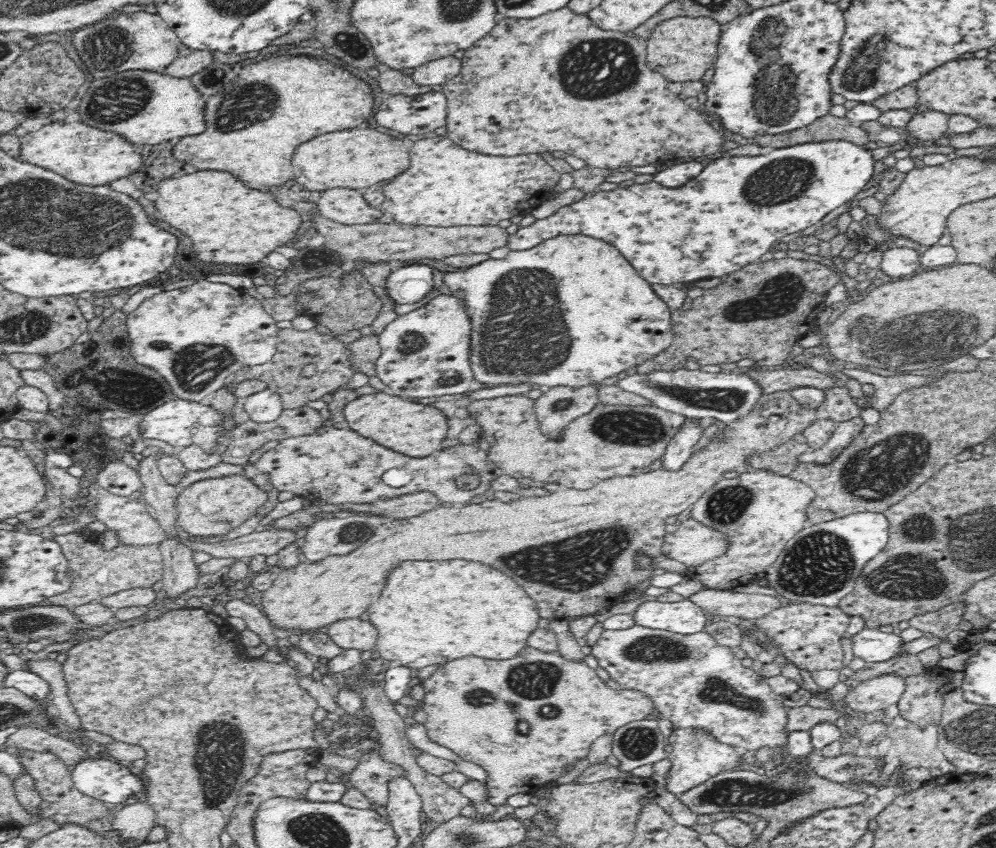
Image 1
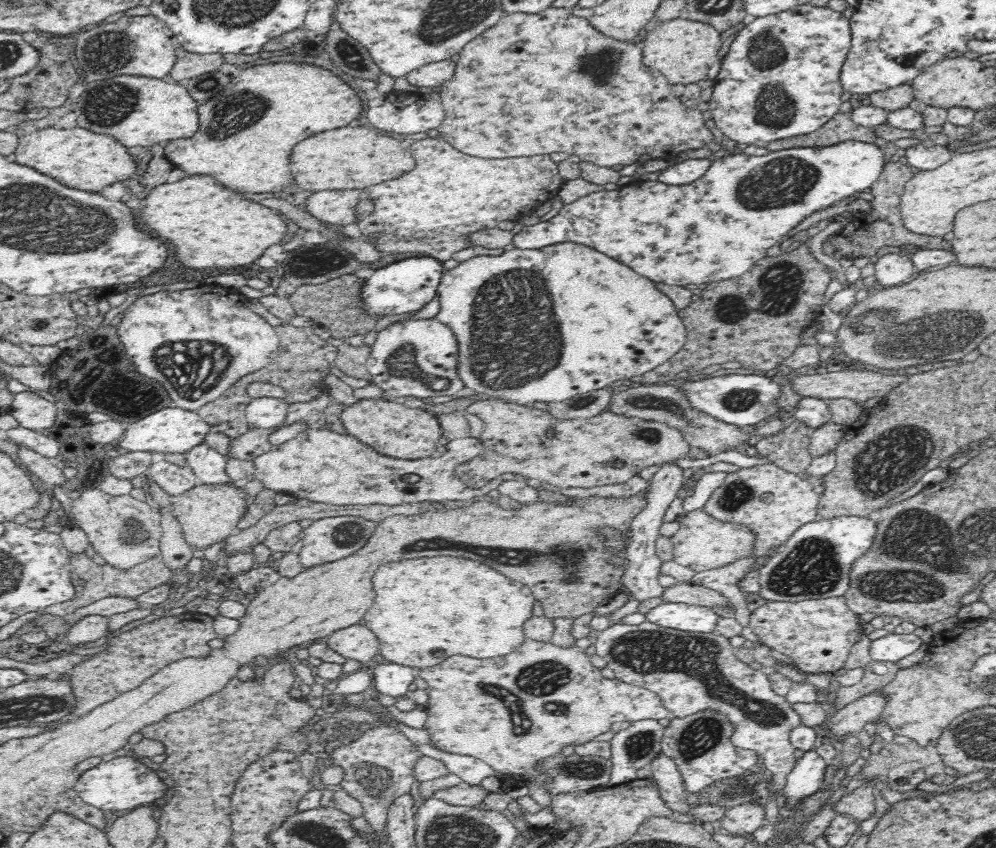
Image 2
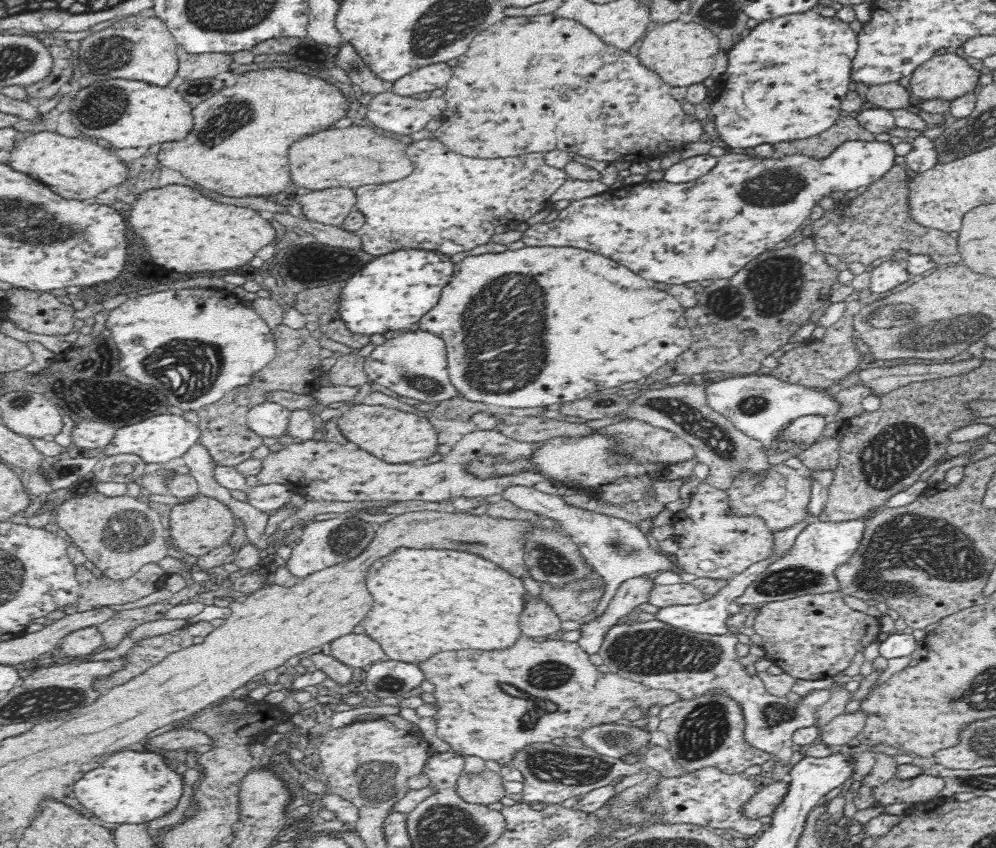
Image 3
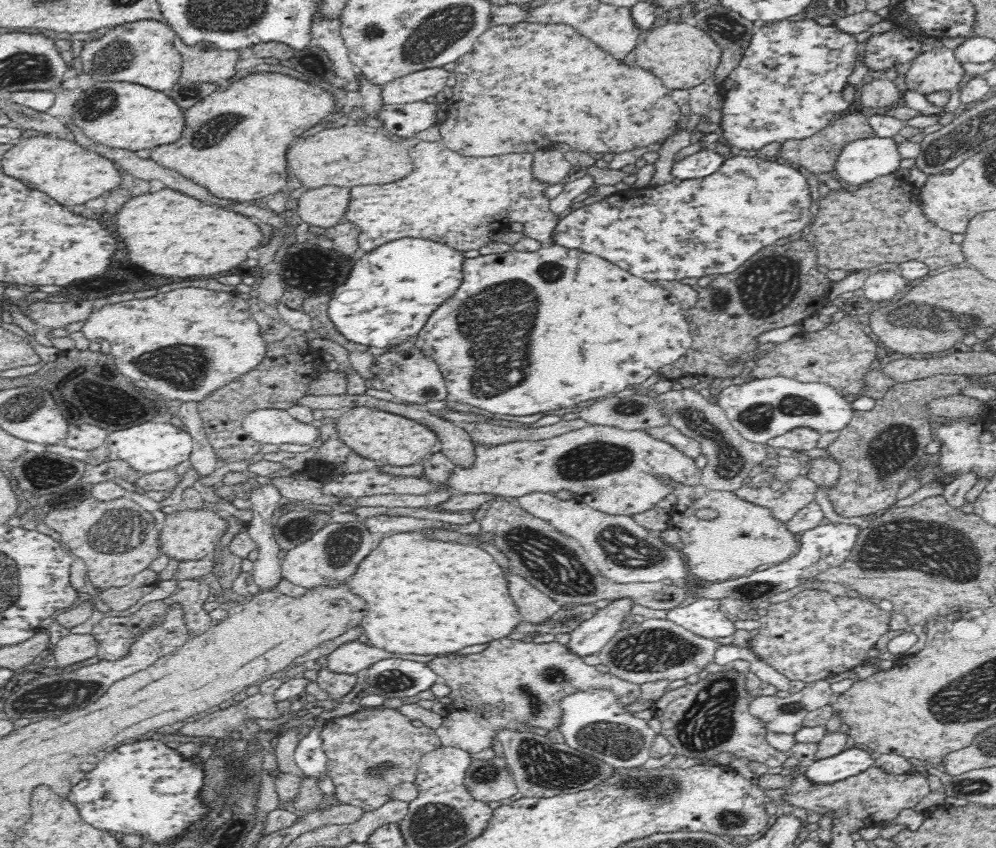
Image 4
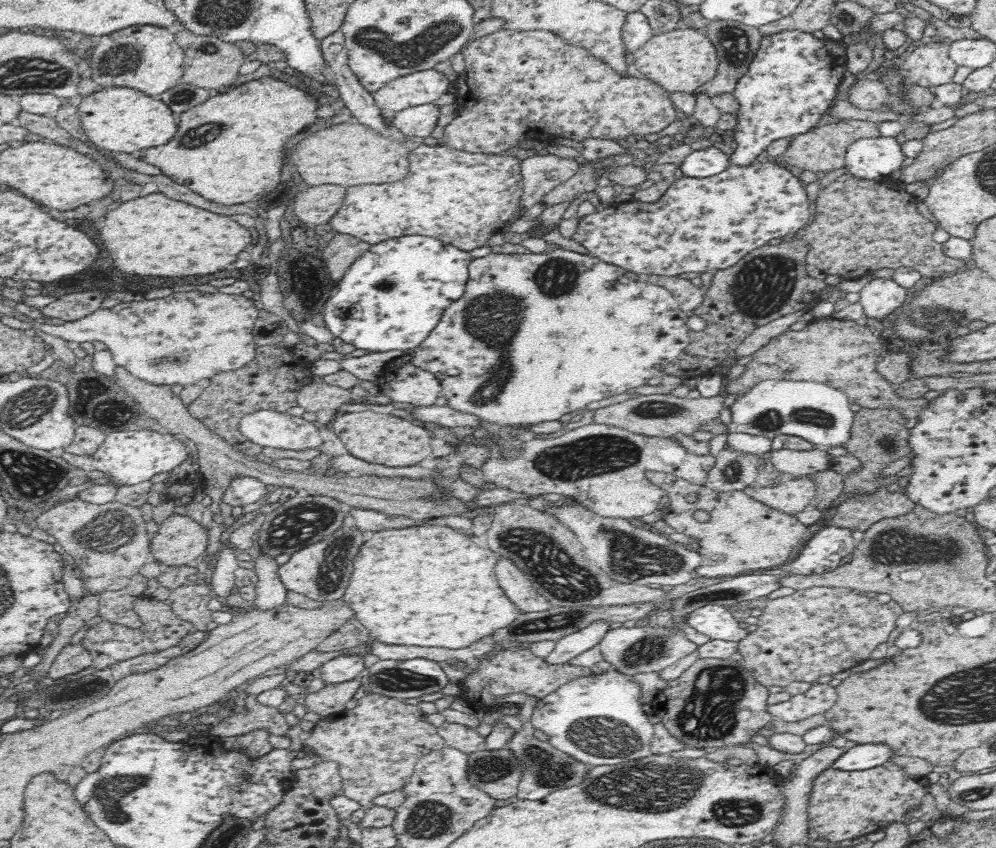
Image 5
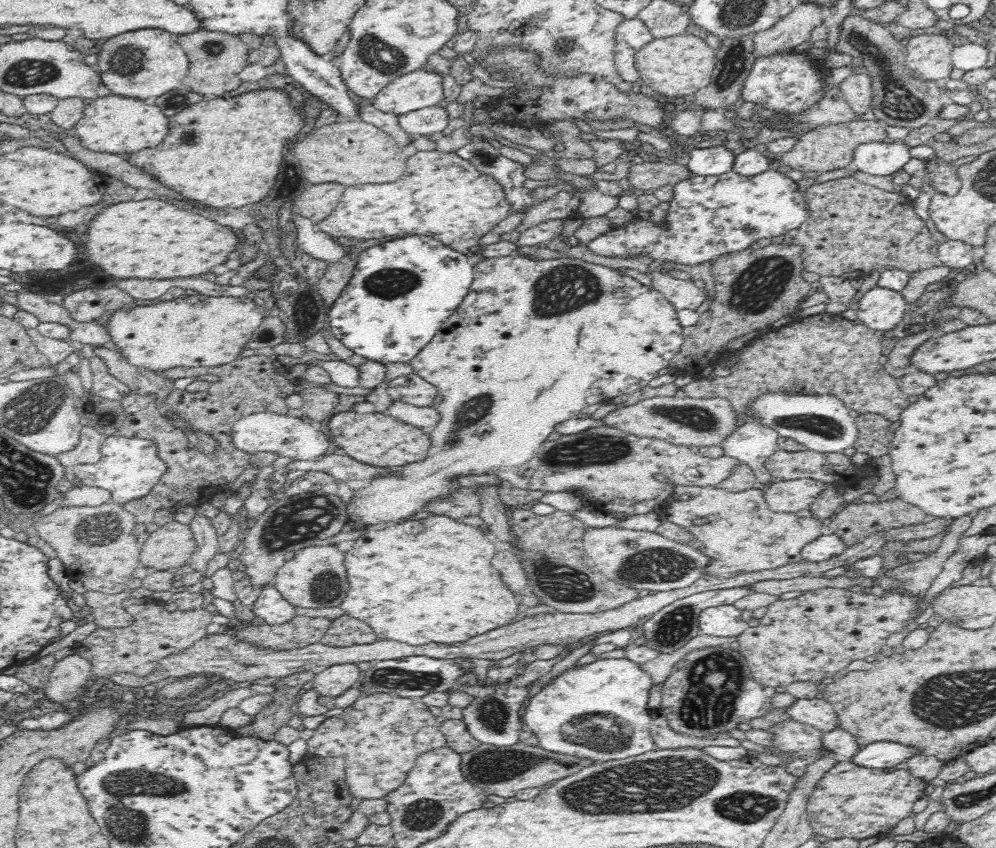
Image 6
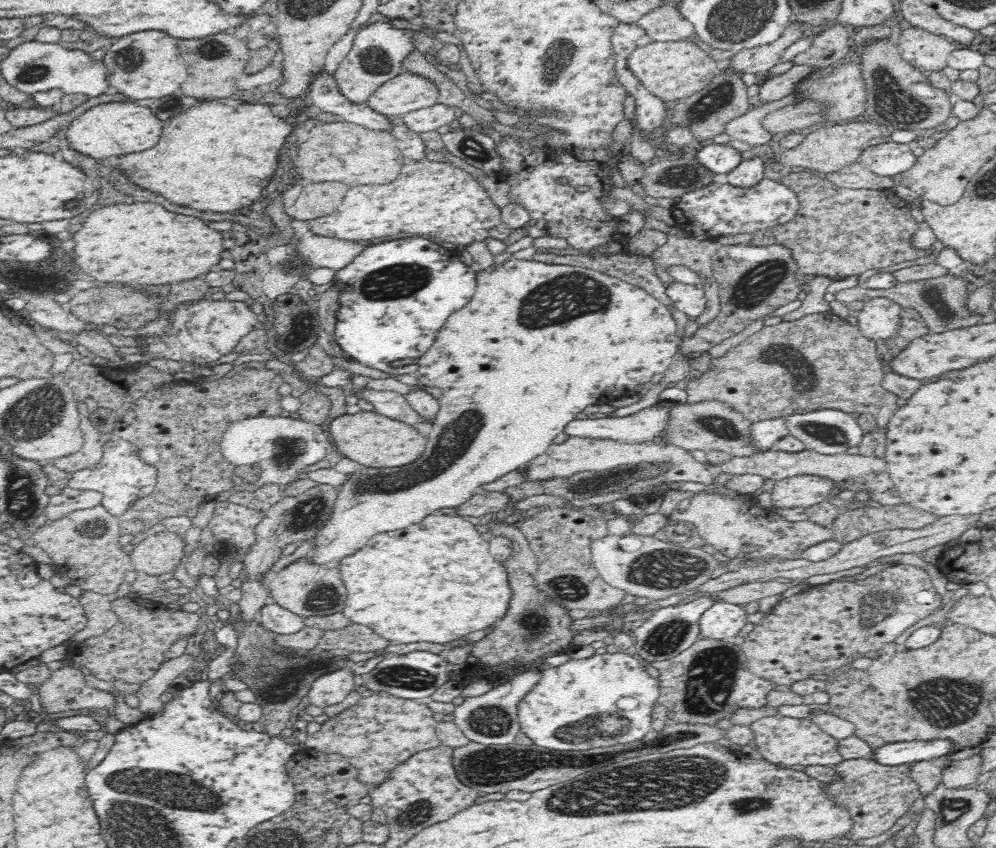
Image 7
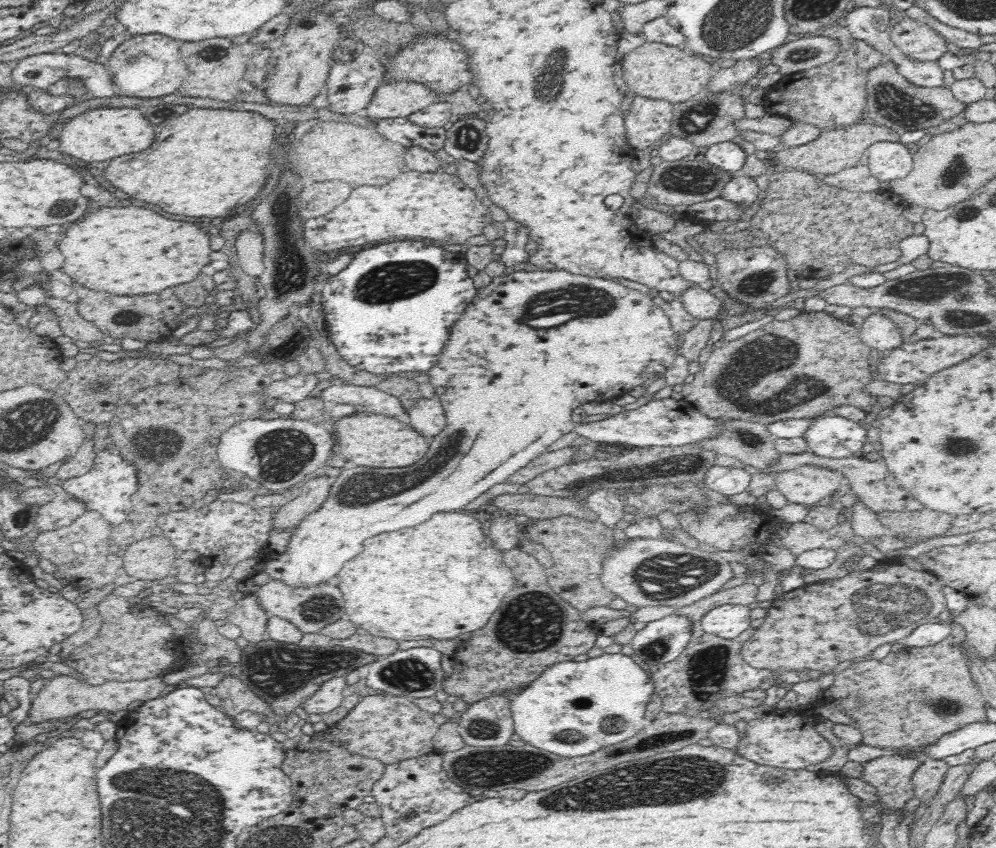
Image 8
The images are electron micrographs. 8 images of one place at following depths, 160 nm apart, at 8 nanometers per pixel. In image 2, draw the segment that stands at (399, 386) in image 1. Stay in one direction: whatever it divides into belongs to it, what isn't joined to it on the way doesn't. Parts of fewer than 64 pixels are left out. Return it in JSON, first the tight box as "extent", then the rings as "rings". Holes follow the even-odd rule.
{"extent":[366,319,465,398],"rings":[[[436,319],[398,321],[378,332],[368,360],[366,370],[371,374],[370,380],[384,390],[390,397],[409,396],[416,398],[434,398],[434,396],[454,396],[459,394],[465,384],[456,372],[458,341],[453,330]]]}

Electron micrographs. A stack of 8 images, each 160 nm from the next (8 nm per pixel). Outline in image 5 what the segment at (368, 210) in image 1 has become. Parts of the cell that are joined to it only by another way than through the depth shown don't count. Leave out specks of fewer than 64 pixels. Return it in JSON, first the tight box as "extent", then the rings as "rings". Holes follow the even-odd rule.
{"extent":[294,184,346,224],"rings":[[[321,184],[300,192],[294,200],[294,212],[304,224],[326,224],[338,212],[346,196],[346,188]]]}

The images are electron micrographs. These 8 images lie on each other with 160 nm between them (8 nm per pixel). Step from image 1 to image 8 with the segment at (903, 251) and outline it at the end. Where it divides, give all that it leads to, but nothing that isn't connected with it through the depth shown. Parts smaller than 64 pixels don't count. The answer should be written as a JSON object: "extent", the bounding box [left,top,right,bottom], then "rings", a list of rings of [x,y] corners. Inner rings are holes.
{"extent":[859,313,904,354],"rings":[[[872,313],[864,319],[859,337],[864,344],[882,354],[901,347],[904,343],[896,323],[880,313]]]}

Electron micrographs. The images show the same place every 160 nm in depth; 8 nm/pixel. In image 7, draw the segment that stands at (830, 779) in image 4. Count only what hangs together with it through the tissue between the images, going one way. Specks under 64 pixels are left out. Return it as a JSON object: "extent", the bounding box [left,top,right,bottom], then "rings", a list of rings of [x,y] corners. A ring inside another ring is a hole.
{"extent":[874,738,955,766],"rings":[[[950,738],[938,740],[912,740],[908,742],[888,743],[874,750],[876,762],[888,766],[910,764],[944,757],[953,750],[955,742]]]}

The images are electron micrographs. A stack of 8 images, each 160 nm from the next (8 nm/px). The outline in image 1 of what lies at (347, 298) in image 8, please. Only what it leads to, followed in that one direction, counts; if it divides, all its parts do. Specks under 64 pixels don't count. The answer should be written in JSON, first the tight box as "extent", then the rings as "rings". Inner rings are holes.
{"extent":[384,263,434,304],"rings":[[[423,263],[404,265],[397,269],[387,267],[384,278],[386,295],[396,304],[414,304],[434,288],[433,269]]]}

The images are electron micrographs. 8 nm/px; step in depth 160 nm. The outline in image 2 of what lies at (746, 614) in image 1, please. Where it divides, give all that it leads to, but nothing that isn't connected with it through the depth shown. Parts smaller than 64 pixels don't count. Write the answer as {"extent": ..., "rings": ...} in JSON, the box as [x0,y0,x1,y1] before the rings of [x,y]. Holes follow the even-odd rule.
{"extent":[661,582,731,606],"rings":[[[678,582],[664,588],[661,594],[661,602],[677,602],[698,606],[731,606],[730,601],[724,595],[715,590],[686,582]]]}

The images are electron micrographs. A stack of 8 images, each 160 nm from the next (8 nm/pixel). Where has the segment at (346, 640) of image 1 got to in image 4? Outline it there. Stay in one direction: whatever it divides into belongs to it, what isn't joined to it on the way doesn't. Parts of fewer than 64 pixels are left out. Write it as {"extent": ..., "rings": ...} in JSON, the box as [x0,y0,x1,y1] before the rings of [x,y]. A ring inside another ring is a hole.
{"extent":[326,641,397,674],"rings":[[[359,641],[352,642],[340,646],[327,656],[326,669],[338,674],[356,674],[375,662],[394,656],[397,655],[387,650],[366,646]]]}

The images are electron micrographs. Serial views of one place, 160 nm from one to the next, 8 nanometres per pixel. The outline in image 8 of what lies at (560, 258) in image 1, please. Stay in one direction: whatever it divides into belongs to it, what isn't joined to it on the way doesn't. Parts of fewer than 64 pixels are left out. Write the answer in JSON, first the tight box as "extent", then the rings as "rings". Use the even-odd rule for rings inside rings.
{"extent":[251,268,677,588],"rings":[[[516,268],[513,274],[493,278],[488,287],[484,287],[480,292],[477,292],[475,300],[466,307],[460,320],[457,320],[448,331],[449,339],[443,351],[439,354],[438,364],[435,364],[429,370],[430,383],[435,387],[446,386],[445,393],[438,396],[438,399],[442,403],[447,425],[438,436],[432,438],[424,458],[404,468],[383,469],[357,465],[355,468],[342,469],[340,474],[333,479],[329,496],[322,504],[322,507],[315,512],[310,512],[298,524],[287,548],[283,552],[259,553],[260,558],[258,558],[254,566],[251,576],[264,572],[270,577],[270,581],[278,581],[296,588],[320,588],[320,586],[326,586],[324,582],[328,582],[332,578],[332,574],[340,572],[344,562],[348,562],[350,558],[354,558],[362,550],[364,540],[372,539],[376,534],[382,534],[382,532],[394,532],[394,530],[400,530],[400,528],[406,528],[406,526],[416,526],[416,524],[424,523],[438,512],[464,510],[464,506],[487,492],[494,484],[506,481],[509,476],[519,471],[520,468],[524,468],[536,456],[544,453],[548,446],[554,444],[558,438],[572,432],[576,424],[572,421],[572,410],[574,408],[582,407],[584,402],[610,402],[615,396],[627,394],[635,386],[646,386],[656,376],[662,376],[673,365],[677,357],[674,354],[676,340],[670,319],[662,308],[650,298],[646,298],[644,293],[639,290],[630,290],[630,288],[615,283],[610,279],[575,275],[560,269],[525,272],[522,268]],[[572,386],[590,387],[592,392],[574,392]]]}

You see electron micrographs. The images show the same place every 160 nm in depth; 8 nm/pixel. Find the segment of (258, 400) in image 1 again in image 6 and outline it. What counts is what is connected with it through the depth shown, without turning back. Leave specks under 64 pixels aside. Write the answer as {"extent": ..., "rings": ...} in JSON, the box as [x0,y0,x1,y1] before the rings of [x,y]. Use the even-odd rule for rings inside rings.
{"extent":[231,413,330,460],"rings":[[[254,413],[237,420],[231,428],[231,444],[238,450],[255,452],[276,452],[278,456],[288,456],[291,460],[314,460],[328,452],[330,442],[318,425],[305,417],[278,415],[275,413]]]}

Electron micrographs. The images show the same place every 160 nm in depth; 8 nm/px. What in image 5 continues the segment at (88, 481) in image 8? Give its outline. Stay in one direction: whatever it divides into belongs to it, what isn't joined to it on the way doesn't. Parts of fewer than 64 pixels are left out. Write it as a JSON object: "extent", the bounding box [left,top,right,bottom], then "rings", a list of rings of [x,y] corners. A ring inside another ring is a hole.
{"extent":[62,430,189,486],"rings":[[[121,430],[112,431],[105,435],[104,442],[92,456],[74,455],[67,450],[62,455],[68,463],[78,468],[80,472],[98,470],[105,474],[110,484],[119,486],[132,486],[150,480],[160,472],[170,472],[181,462],[186,460],[189,452],[187,446],[180,442],[180,437],[168,434],[159,434],[150,430]]]}

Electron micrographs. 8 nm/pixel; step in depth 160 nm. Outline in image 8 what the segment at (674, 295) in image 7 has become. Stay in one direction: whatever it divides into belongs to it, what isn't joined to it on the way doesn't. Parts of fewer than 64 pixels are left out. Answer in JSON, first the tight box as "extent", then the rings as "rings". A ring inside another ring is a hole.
{"extent":[680,286,724,321],"rings":[[[698,286],[692,287],[682,294],[680,302],[696,320],[720,321],[718,317],[722,315],[724,304],[709,291],[704,291]]]}

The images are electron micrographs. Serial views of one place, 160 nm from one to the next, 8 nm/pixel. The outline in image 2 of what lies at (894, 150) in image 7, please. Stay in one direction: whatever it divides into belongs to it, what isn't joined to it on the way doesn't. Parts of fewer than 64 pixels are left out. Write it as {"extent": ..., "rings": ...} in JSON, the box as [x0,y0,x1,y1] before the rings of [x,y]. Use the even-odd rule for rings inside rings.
{"extent":[513,141,885,287],"rings":[[[840,141],[834,146],[828,148],[792,148],[792,150],[780,150],[780,152],[772,152],[766,156],[748,156],[744,154],[718,154],[713,158],[700,158],[686,160],[680,164],[674,164],[670,168],[661,171],[657,177],[657,181],[638,180],[630,184],[620,186],[616,190],[601,190],[587,194],[570,204],[565,204],[559,213],[548,221],[540,221],[538,224],[531,226],[524,225],[522,230],[513,236],[513,243],[516,248],[534,249],[550,246],[551,244],[560,243],[576,243],[581,244],[606,256],[612,256],[616,260],[620,260],[622,264],[628,264],[632,270],[636,270],[638,274],[654,280],[654,282],[663,282],[664,284],[672,284],[674,286],[685,287],[687,284],[697,284],[703,287],[711,281],[723,281],[726,279],[734,279],[737,276],[748,272],[756,260],[766,256],[766,250],[772,248],[778,242],[778,236],[788,234],[792,228],[796,228],[802,220],[806,220],[812,212],[821,208],[828,208],[834,204],[840,204],[852,194],[860,193],[866,188],[870,188],[882,174],[885,162],[884,148],[878,147],[875,143],[864,141]]]}

